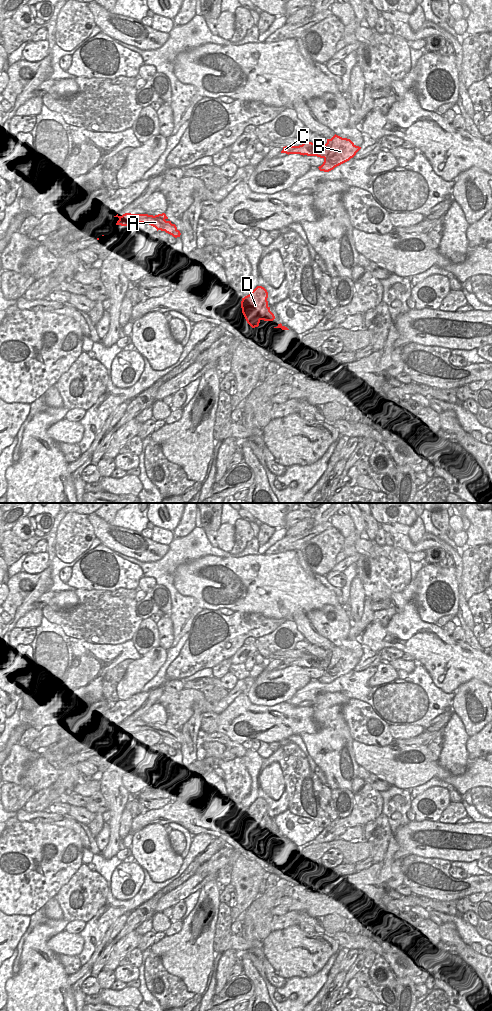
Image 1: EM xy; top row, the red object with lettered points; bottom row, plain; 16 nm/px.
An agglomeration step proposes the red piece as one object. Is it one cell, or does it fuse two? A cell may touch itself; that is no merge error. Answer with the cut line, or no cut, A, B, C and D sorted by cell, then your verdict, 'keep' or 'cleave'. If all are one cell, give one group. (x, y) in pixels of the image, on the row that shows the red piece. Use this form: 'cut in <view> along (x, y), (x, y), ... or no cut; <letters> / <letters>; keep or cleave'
cut in xy along (267, 306), (262, 310), (261, 319); A / B C D; cleave

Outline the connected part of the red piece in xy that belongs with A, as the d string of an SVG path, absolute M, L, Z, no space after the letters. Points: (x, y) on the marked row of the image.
M125 213L122 216L119 216L117 214L114 217L119 218L116 225L130 226L132 224L144 223L155 227L157 231L158 230L165 231L166 233L172 235L175 238L180 237L181 235L176 225L172 224L171 221L167 220L168 217L166 216L165 213L158 214L155 216L148 214Z

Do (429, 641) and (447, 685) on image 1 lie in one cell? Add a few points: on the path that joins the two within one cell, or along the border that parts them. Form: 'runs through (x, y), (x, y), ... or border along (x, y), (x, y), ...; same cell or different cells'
runs through (438, 652), (450, 664), (448, 674); same cell

